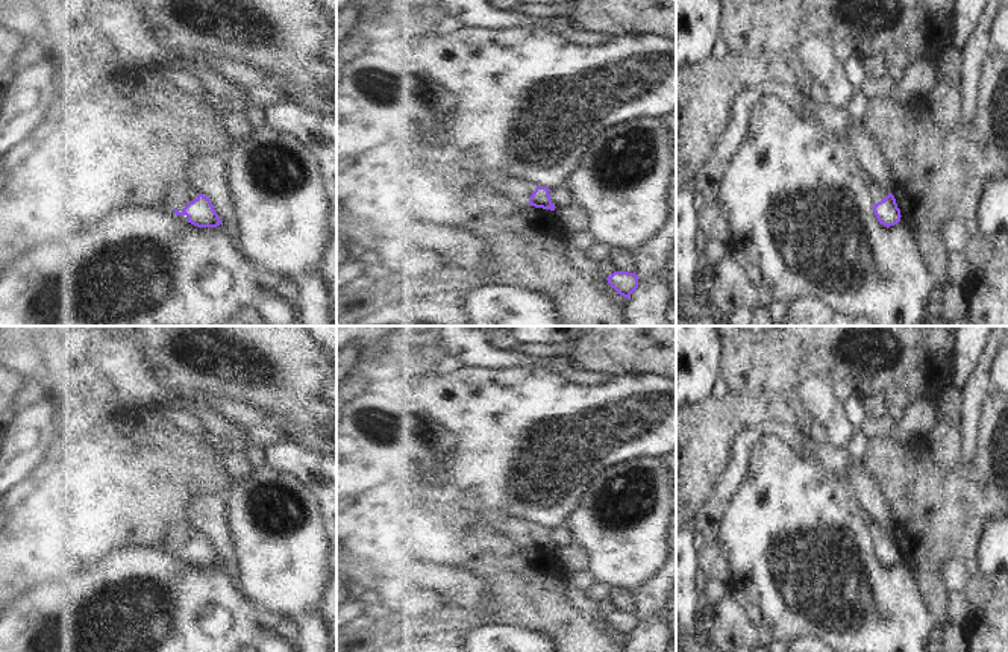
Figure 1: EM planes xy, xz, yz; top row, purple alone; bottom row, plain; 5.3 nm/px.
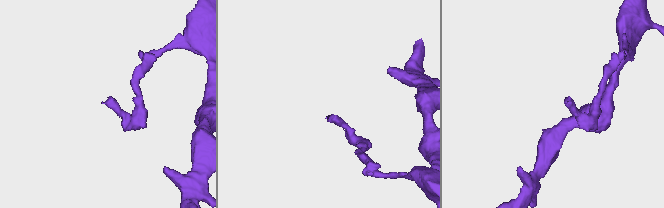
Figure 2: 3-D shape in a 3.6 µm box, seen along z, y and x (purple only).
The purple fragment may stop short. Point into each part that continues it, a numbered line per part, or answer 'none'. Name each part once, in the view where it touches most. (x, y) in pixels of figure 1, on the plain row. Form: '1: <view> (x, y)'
1: xy (187, 532).

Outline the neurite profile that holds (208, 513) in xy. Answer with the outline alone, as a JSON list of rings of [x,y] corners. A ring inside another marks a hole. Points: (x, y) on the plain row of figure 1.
[[[221,494],[197,496],[189,505],[188,520],[189,525],[211,540],[224,572],[241,587],[226,499]]]

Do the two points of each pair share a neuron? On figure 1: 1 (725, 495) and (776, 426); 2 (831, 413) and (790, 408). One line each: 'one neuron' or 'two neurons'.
1: one neuron
2: two neurons

